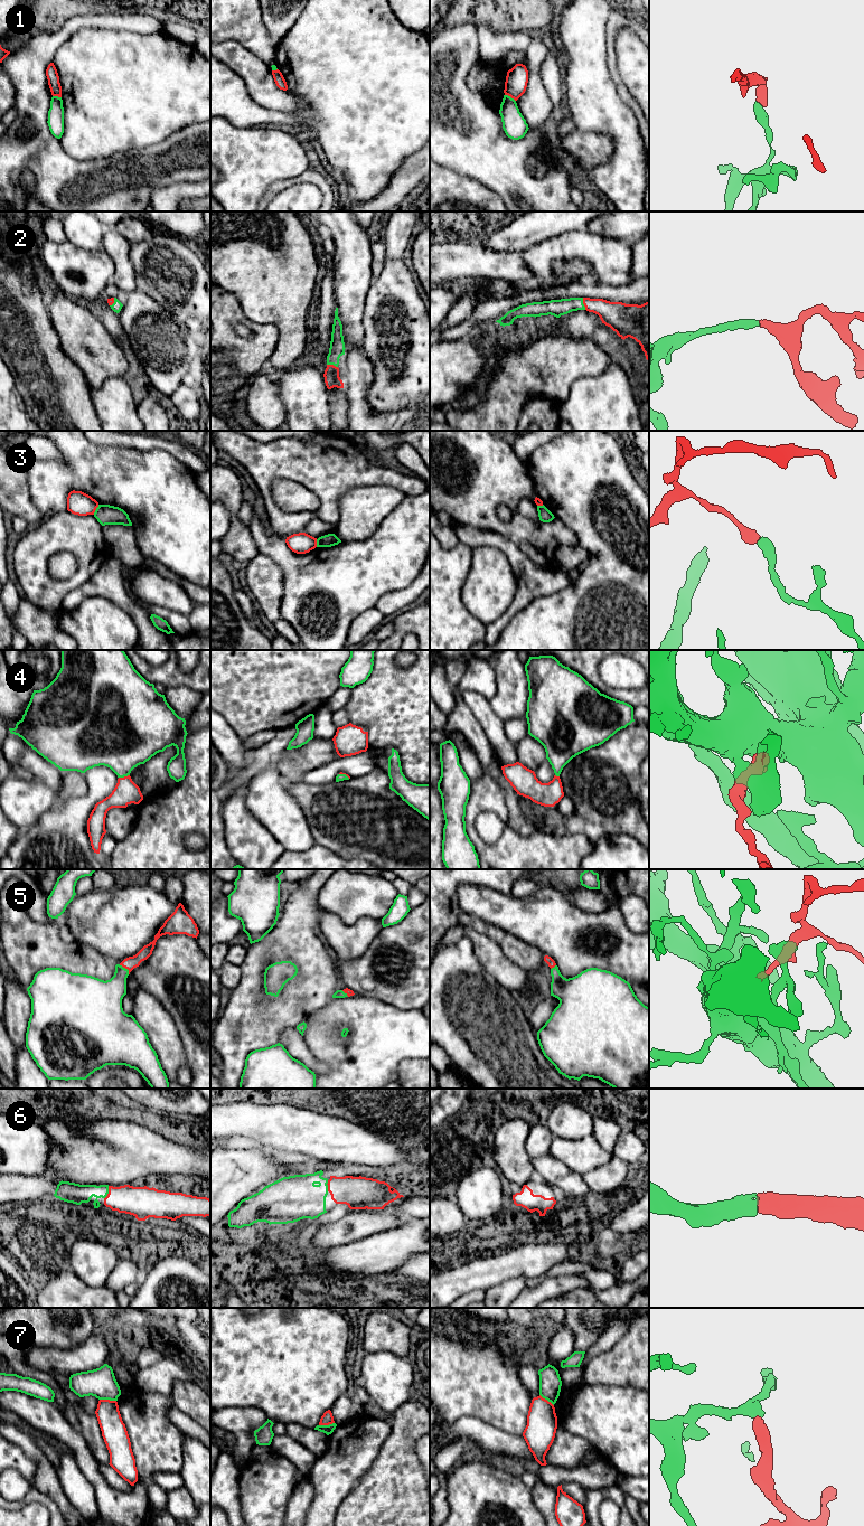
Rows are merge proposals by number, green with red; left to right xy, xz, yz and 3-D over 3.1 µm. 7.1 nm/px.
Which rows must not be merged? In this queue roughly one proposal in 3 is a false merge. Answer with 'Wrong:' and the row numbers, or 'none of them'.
Wrong: 1, 3, 7

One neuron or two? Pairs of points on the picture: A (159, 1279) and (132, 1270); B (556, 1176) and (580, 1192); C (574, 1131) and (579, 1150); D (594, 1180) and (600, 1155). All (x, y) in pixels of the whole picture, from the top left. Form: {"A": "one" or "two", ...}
{"A": "two", "B": "one", "C": "two", "D": "two"}

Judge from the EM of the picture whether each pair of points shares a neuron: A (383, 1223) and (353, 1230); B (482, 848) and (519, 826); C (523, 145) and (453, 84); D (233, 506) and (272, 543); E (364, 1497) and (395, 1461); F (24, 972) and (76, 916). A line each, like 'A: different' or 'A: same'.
A: same
B: different
C: same
D: different
E: same
F: different

